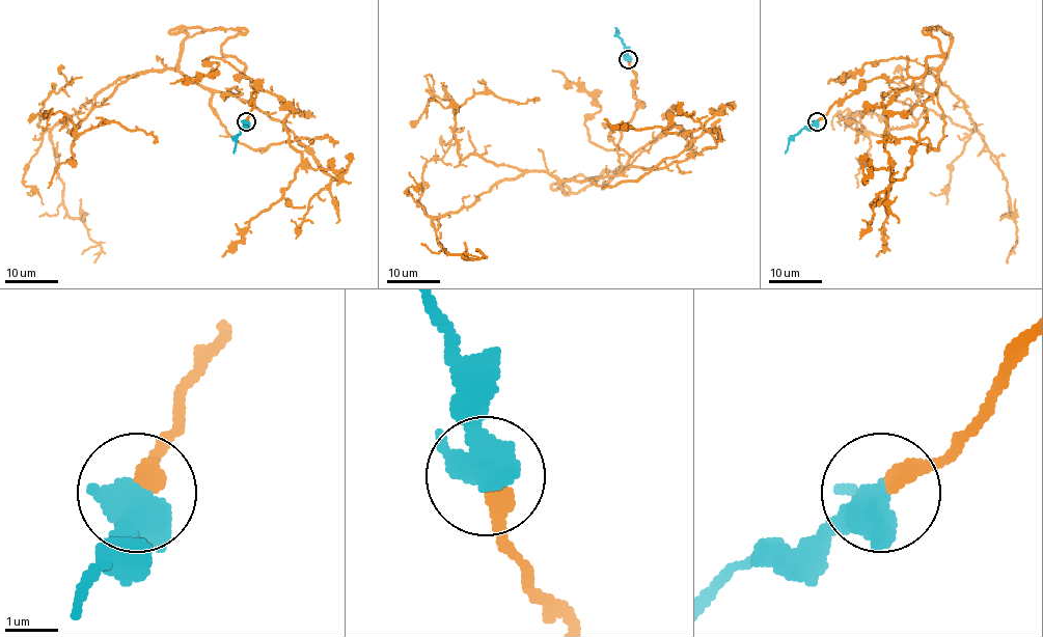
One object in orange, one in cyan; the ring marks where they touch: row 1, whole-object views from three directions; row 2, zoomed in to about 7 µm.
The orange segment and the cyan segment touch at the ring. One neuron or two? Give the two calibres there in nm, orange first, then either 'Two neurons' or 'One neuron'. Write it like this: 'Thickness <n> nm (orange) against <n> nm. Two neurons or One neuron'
Thickness 320 nm (orange) against 500 nm. One neuron

